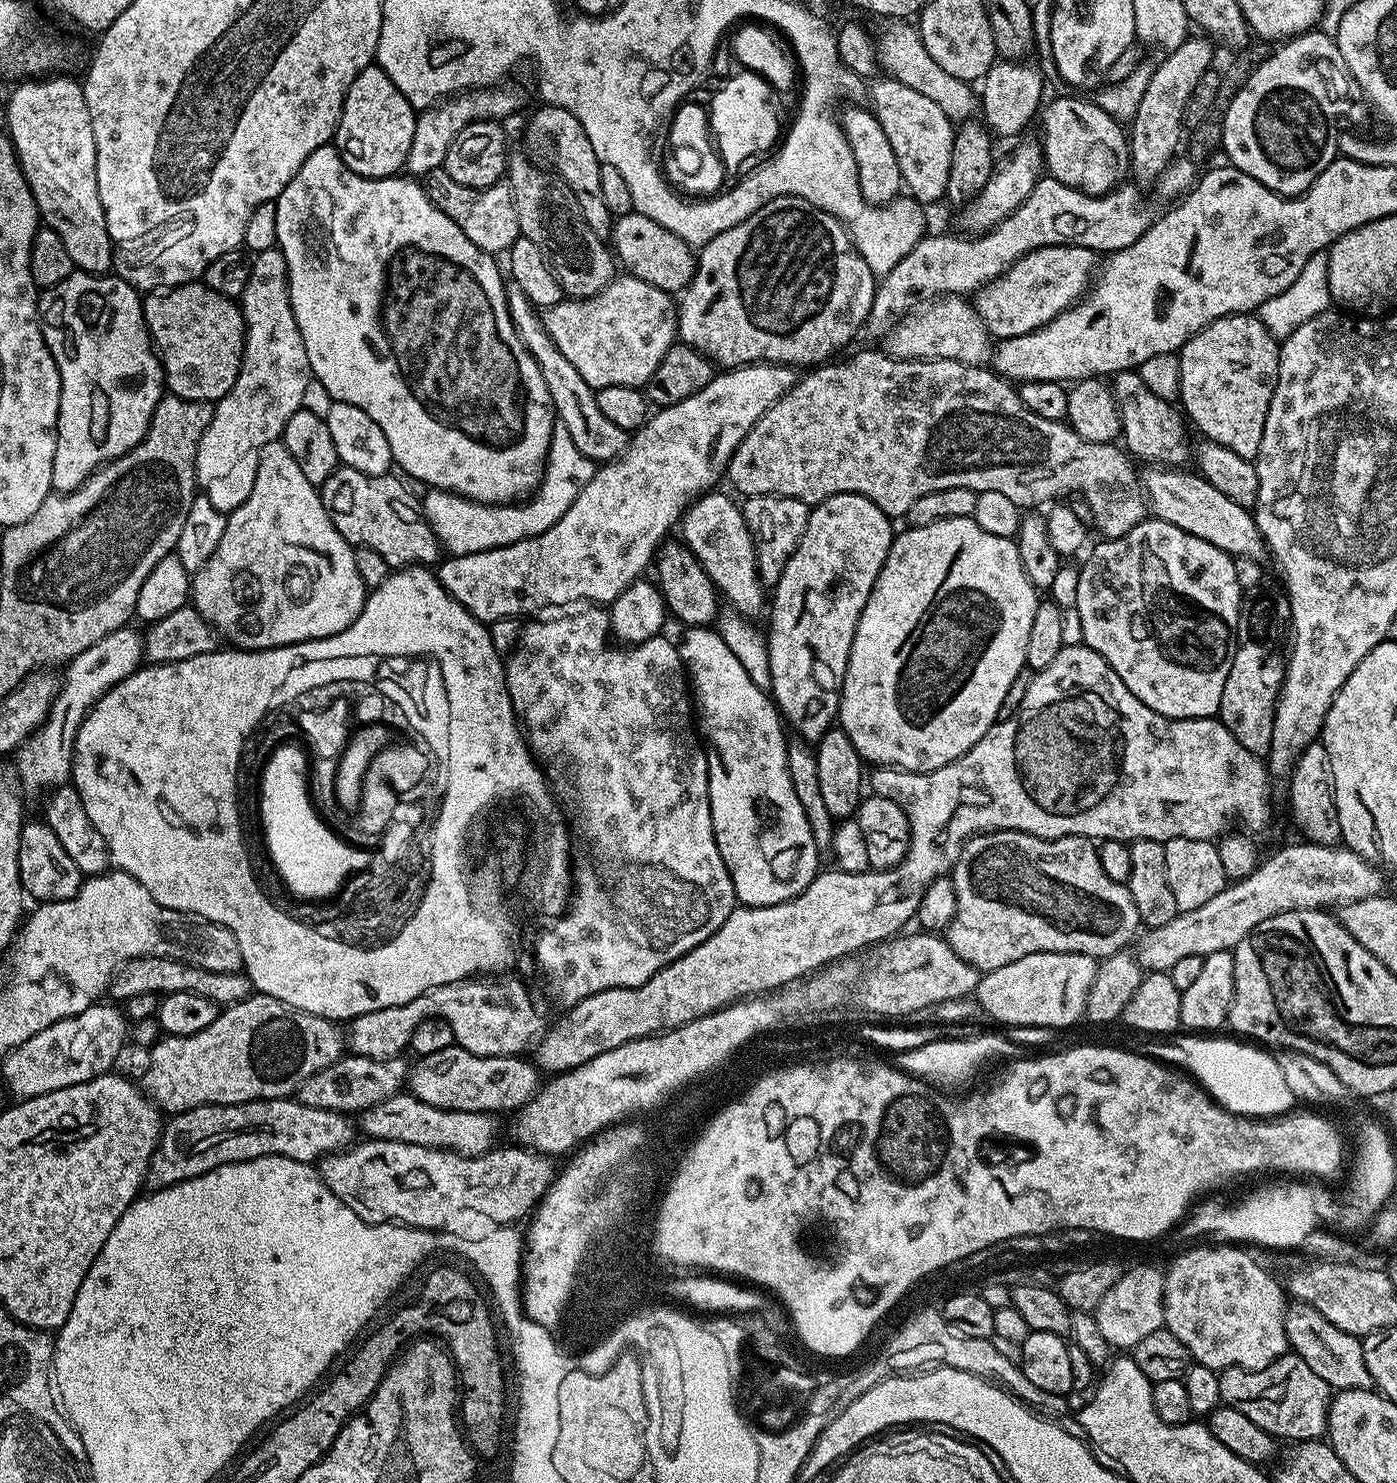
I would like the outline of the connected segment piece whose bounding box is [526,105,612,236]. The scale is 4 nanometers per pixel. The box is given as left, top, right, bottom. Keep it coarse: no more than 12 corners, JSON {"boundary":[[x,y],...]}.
{"boundary":[[543,105],[526,144],[550,158],[601,236],[612,215],[601,163],[581,122]]}

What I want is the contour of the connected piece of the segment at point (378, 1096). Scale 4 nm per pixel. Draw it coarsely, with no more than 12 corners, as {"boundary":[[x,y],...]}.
{"boundary":[[345,1055],[298,1099],[359,1114],[405,1087],[404,1058]]}

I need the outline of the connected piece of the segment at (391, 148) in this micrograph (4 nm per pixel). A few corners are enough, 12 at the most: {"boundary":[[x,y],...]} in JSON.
{"boundary":[[380,67],[346,94],[334,147],[354,174],[397,175],[417,109]]}

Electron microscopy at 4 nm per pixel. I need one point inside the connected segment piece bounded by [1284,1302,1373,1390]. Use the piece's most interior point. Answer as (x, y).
(1336, 1357)

